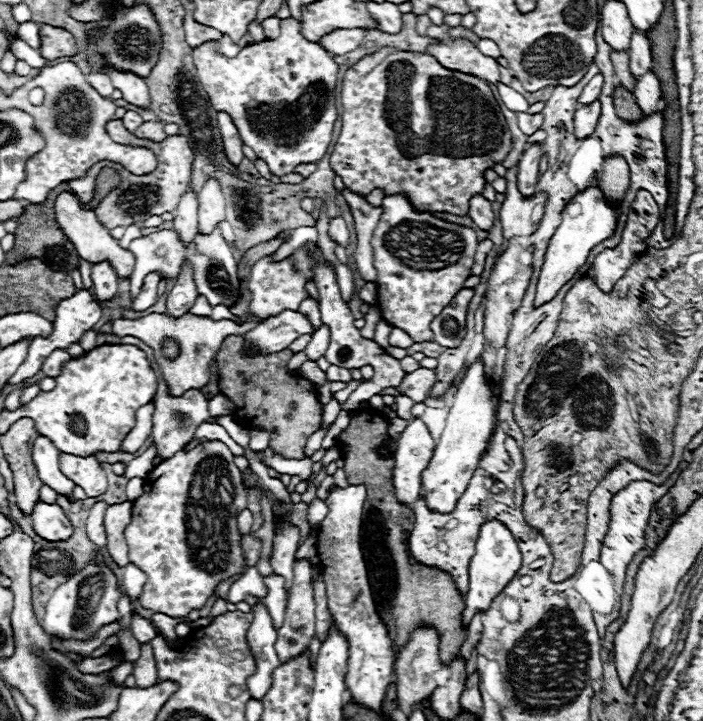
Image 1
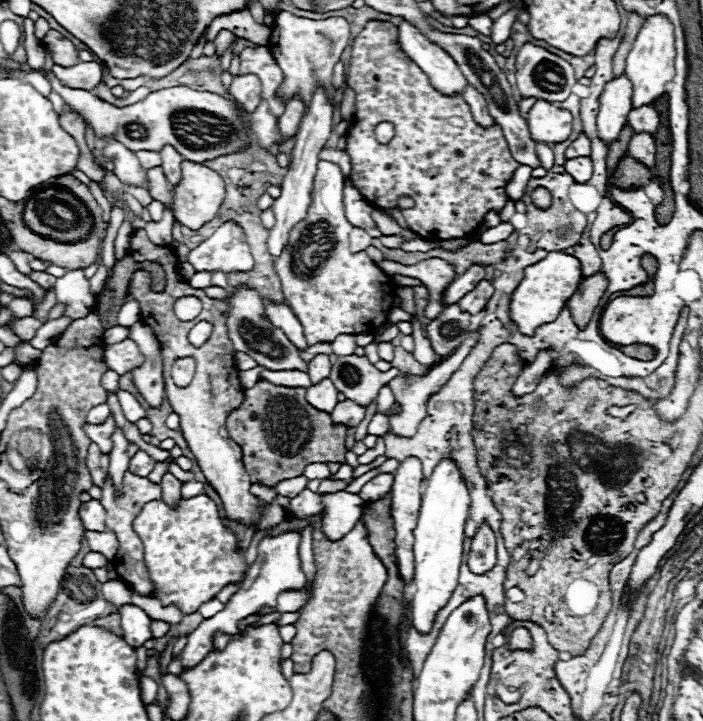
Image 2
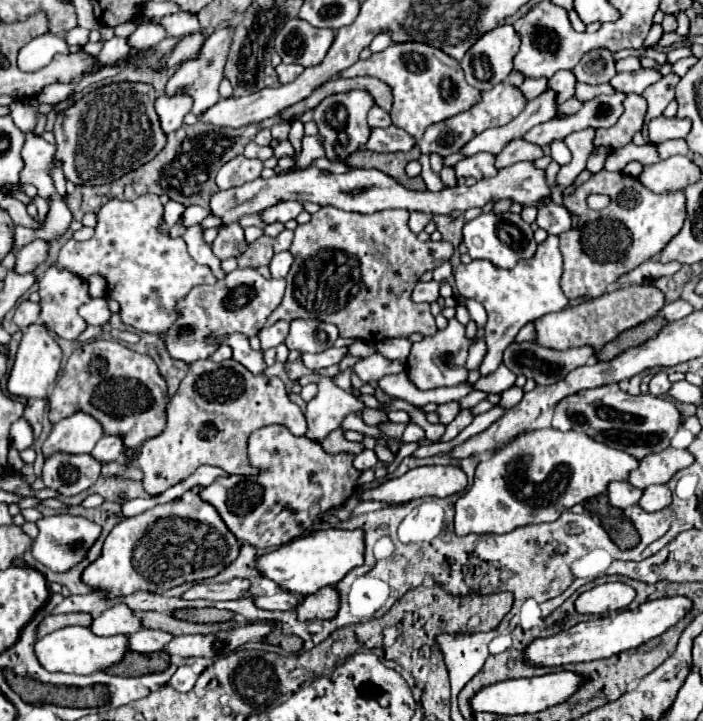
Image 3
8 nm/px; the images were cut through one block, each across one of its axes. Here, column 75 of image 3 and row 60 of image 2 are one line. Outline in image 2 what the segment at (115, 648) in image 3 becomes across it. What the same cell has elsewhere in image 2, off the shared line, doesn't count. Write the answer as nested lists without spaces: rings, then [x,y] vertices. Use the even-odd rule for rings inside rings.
[[[664,16],[646,18],[626,58],[626,70],[624,70],[628,80],[632,80],[632,106],[634,108],[640,108],[640,104],[654,104],[660,96],[666,94],[666,84],[674,78],[674,56],[676,56],[674,26]]]

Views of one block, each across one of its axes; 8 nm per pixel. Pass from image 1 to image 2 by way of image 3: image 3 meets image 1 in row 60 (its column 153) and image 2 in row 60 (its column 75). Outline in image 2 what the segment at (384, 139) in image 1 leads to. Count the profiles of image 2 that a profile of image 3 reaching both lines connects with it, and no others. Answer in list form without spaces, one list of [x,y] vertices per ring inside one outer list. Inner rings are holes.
[[[368,22],[364,26],[364,30],[356,36],[354,40],[354,48],[352,48],[352,60],[350,60],[350,66],[346,70],[346,84],[348,88],[352,88],[356,92],[356,114],[352,118],[352,126],[348,130],[348,146],[346,146],[346,152],[350,154],[352,158],[352,172],[350,172],[350,178],[352,178],[352,184],[354,188],[364,196],[364,200],[368,200],[374,208],[384,208],[384,210],[390,210],[390,208],[398,208],[398,198],[400,196],[410,196],[416,200],[416,206],[410,208],[410,210],[402,210],[402,216],[404,220],[408,222],[408,226],[420,234],[424,240],[450,240],[450,238],[464,238],[464,236],[470,236],[472,232],[478,230],[478,226],[482,224],[484,220],[484,214],[488,214],[490,210],[502,210],[504,204],[506,204],[506,194],[504,194],[504,186],[506,182],[514,176],[516,168],[520,166],[512,156],[510,156],[510,148],[508,148],[508,142],[506,138],[502,136],[502,128],[496,124],[496,126],[490,126],[490,128],[482,128],[480,124],[474,122],[472,118],[472,112],[470,112],[470,106],[464,102],[462,96],[444,96],[440,94],[438,90],[432,88],[430,84],[430,78],[422,72],[422,68],[410,60],[404,50],[400,48],[400,42],[398,42],[398,28],[390,22]],[[380,122],[392,122],[394,128],[396,128],[396,134],[394,138],[388,142],[388,144],[380,144],[376,138],[374,138],[374,128],[380,124]]]

